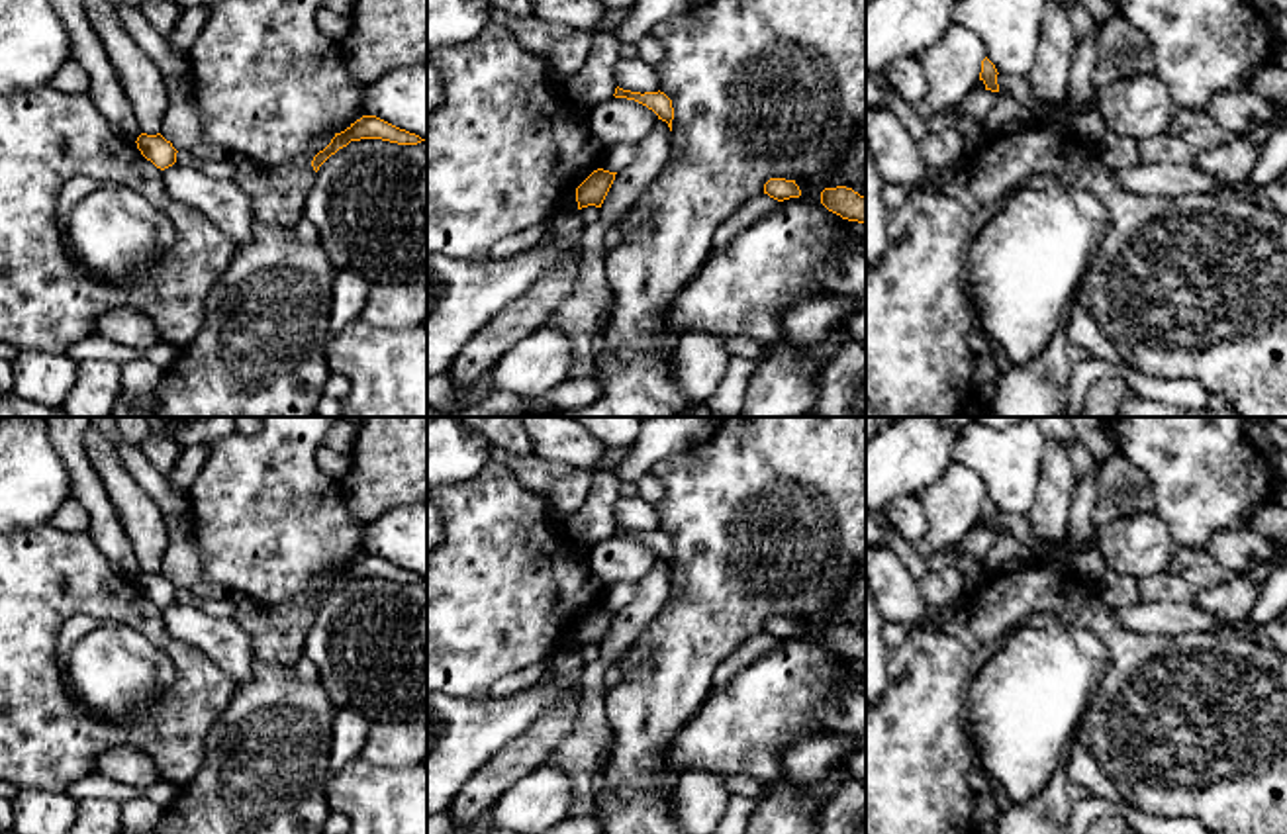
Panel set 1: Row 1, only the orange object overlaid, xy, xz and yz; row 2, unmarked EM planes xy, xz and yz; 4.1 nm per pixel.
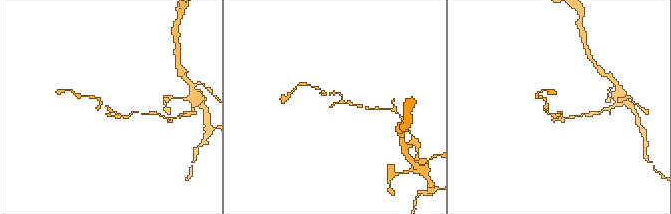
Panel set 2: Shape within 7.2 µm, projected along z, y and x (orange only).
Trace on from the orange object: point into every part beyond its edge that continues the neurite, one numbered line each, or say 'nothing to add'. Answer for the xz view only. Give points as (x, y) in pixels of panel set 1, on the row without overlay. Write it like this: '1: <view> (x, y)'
nothing to add

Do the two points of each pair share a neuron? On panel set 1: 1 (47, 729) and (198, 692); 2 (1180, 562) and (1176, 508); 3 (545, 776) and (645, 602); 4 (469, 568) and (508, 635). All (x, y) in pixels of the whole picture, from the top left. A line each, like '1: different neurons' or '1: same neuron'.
1: same neuron
2: different neurons
3: different neurons
4: same neuron

